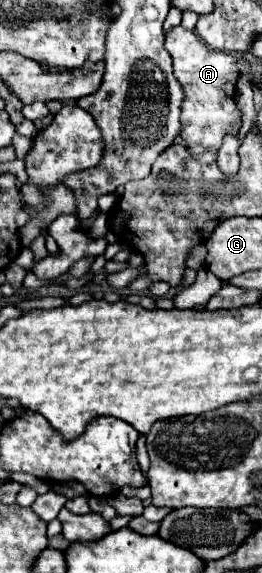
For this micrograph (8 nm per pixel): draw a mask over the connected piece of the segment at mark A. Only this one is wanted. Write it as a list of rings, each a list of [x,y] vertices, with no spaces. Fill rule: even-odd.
[[[182,26],[166,32],[166,50],[174,62],[174,76],[184,90],[180,136],[200,162],[212,164],[222,146],[224,134],[238,134],[242,126],[240,108],[236,104],[236,80],[240,76],[236,60],[226,52],[208,48],[194,30],[186,30]]]

